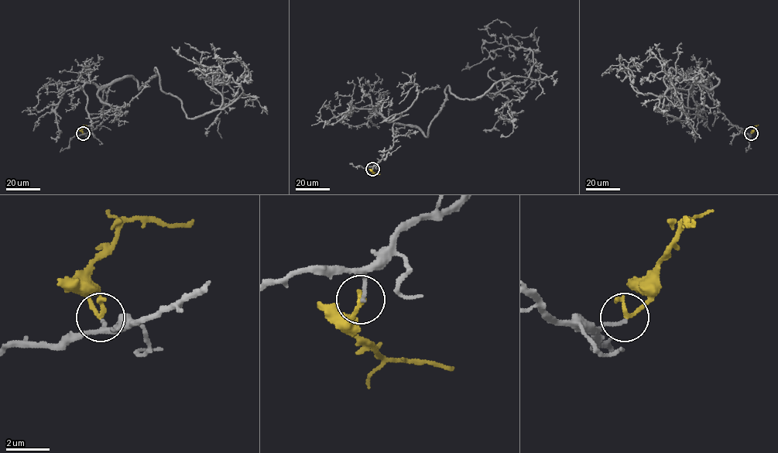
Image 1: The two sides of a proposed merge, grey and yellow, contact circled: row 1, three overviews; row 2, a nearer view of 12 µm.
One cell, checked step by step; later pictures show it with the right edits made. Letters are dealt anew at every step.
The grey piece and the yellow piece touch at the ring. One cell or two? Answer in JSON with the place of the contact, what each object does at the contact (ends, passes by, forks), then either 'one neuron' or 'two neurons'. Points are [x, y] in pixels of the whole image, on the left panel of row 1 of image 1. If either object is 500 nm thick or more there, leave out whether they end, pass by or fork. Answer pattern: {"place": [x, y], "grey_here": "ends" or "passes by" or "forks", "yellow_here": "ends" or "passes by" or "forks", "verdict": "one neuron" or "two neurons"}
{"place": [83, 133], "grey_here": "ends", "yellow_here": "ends", "verdict": "one neuron"}

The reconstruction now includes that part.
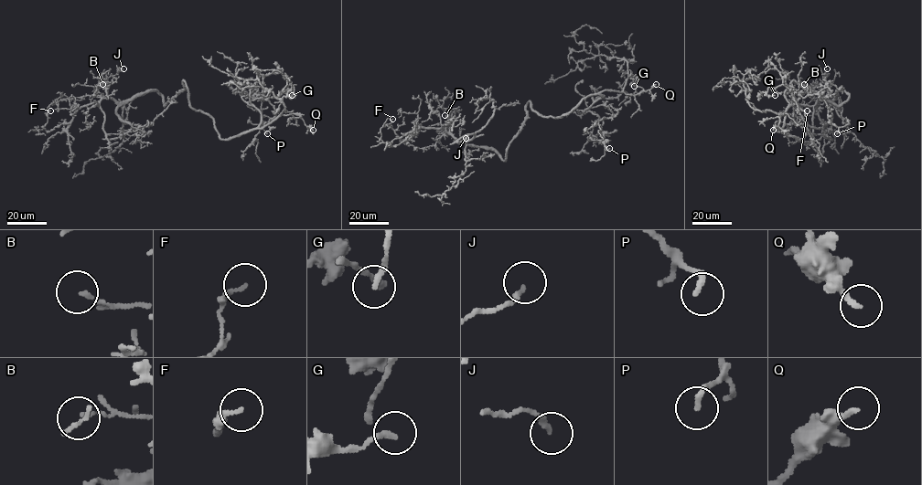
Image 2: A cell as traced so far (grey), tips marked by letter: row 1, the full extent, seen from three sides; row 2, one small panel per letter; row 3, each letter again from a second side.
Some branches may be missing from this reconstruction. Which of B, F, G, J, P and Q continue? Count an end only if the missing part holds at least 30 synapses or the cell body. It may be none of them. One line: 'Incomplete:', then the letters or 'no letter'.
Incomplete: no letter

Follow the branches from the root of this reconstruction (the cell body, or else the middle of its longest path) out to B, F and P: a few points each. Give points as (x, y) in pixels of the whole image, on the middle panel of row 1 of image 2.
B: (530, 105), (529, 101), (524, 124), (505, 161), (493, 150), (459, 142), (450, 131), (451, 116), (444, 115)
F: (530, 105), (505, 161), (446, 132), (425, 148), (405, 144), (390, 126), (392, 119)
P: (530, 105), (540, 115), (560, 117), (587, 97), (602, 94), (584, 111), (603, 121), (605, 149), (609, 148)

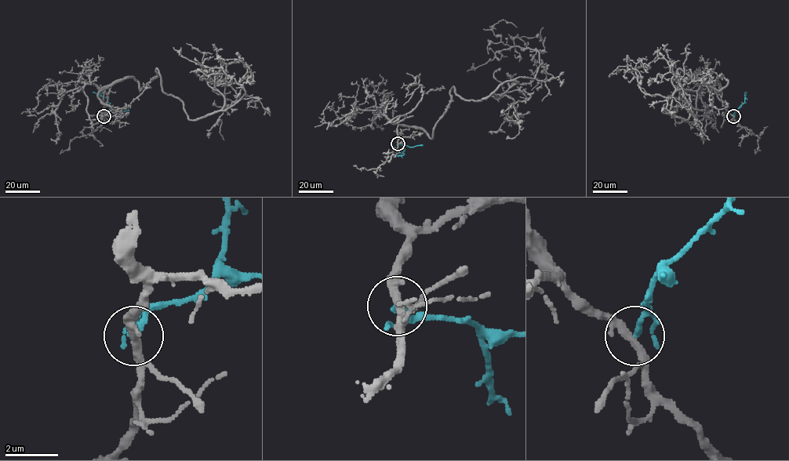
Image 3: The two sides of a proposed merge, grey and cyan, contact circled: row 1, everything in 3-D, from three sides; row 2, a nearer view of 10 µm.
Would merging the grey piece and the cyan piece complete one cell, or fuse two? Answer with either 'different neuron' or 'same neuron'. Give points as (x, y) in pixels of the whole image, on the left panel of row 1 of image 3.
different neuron

